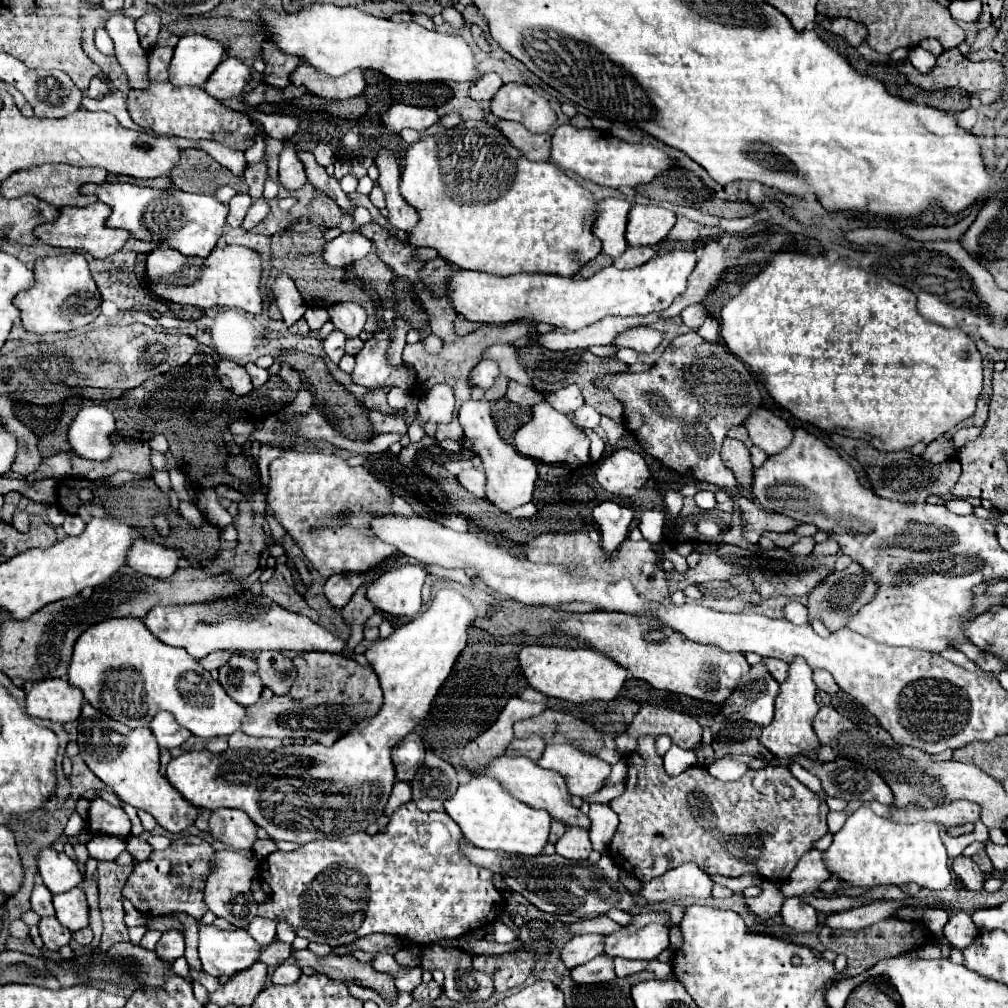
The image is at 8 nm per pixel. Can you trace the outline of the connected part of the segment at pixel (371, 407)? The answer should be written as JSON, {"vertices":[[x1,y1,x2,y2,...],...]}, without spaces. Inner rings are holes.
{"vertices":[[380,387,380,389,372,389,364,395,362,405,366,411,382,411,382,413,396,413,394,409,390,409,390,405,386,403,386,395,392,387]]}

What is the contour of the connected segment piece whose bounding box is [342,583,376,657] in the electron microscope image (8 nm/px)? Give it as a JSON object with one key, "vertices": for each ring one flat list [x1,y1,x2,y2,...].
{"vertices":[[364,583,350,599,350,603,342,609,342,615,344,615,344,621,346,625,350,627,350,639,348,639,348,657,354,655,354,649,356,645,364,639,362,637,362,631,364,631,364,623,368,621,370,615,376,613,374,605,366,599,366,587,368,583]]}

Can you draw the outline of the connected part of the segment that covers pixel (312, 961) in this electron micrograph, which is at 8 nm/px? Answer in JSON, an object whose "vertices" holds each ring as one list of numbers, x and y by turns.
{"vertices":[[302,949,302,951,294,951,294,957,298,959,300,967,314,967,314,971,330,975,336,981,342,983,354,983,354,985,362,985,368,989,378,991,380,995,388,997,388,999,396,999,398,997,398,989,394,987,394,977,372,971,370,965,360,963,358,959,354,959,352,955,328,955,328,957,316,957,310,949]]}

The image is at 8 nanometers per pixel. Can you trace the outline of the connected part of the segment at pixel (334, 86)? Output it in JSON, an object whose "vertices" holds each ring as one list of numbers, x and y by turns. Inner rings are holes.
{"vertices":[[302,63,292,71,290,83,304,85,308,93,318,95,322,99,330,99,330,101,344,101,344,99,356,97,366,87,362,69,350,71,348,75,342,75,342,77,328,77,312,69,308,63]]}

